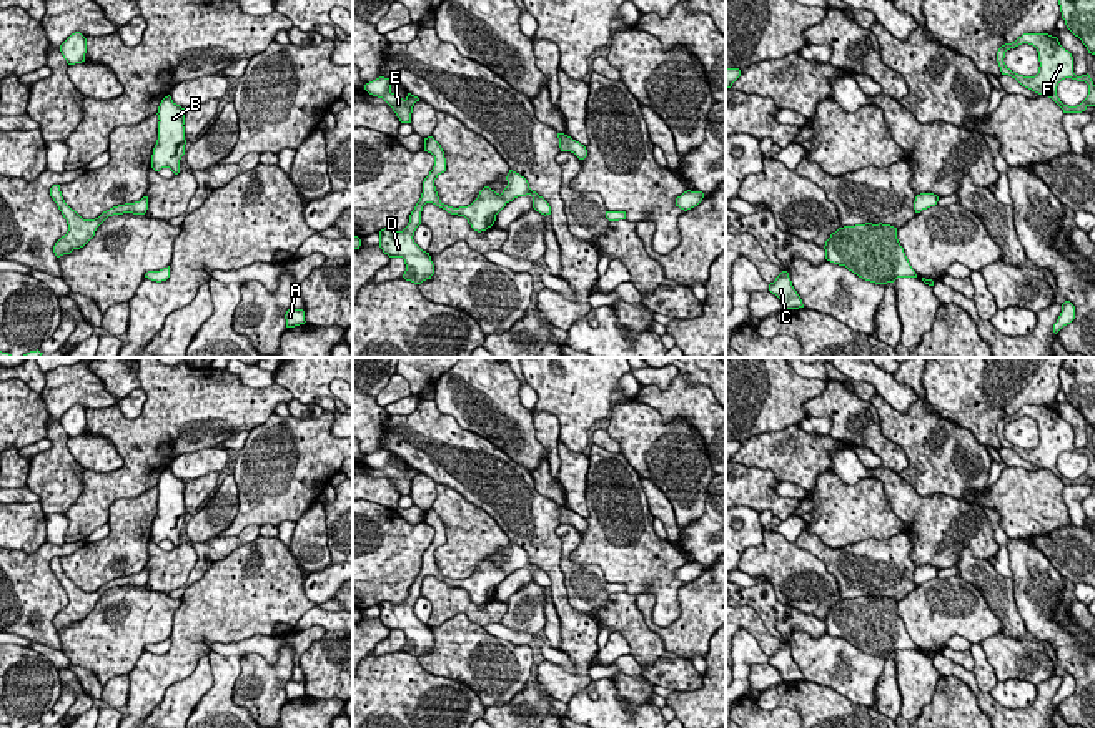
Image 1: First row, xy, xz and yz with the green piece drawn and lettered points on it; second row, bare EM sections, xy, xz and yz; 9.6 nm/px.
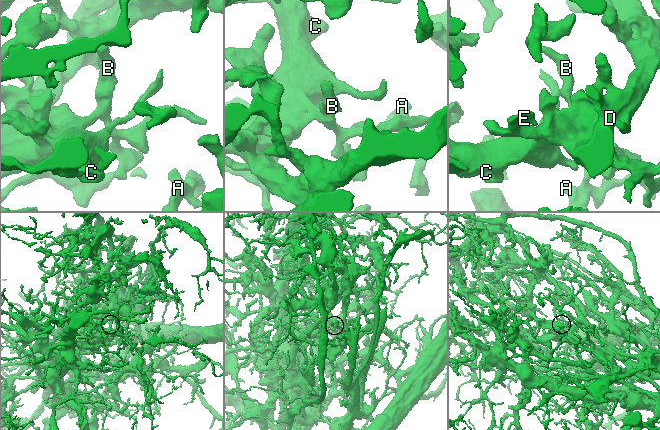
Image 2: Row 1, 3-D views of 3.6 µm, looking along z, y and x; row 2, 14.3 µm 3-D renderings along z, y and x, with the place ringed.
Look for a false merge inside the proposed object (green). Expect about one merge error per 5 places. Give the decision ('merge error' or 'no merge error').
no merge error

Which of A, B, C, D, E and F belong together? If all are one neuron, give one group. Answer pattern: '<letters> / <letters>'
A B C D E F

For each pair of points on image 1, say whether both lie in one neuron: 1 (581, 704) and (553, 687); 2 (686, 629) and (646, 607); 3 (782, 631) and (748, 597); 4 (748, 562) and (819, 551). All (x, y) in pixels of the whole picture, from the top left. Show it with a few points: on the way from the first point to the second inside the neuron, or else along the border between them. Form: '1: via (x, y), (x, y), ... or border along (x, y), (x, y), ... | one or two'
1: border along (593, 680), (566, 702) | two
2: via (674, 631), (659, 631), (648, 619) | one
3: via (777, 621), (758, 601) | one
4: border along (794, 544), (812, 552), (836, 581) | two

